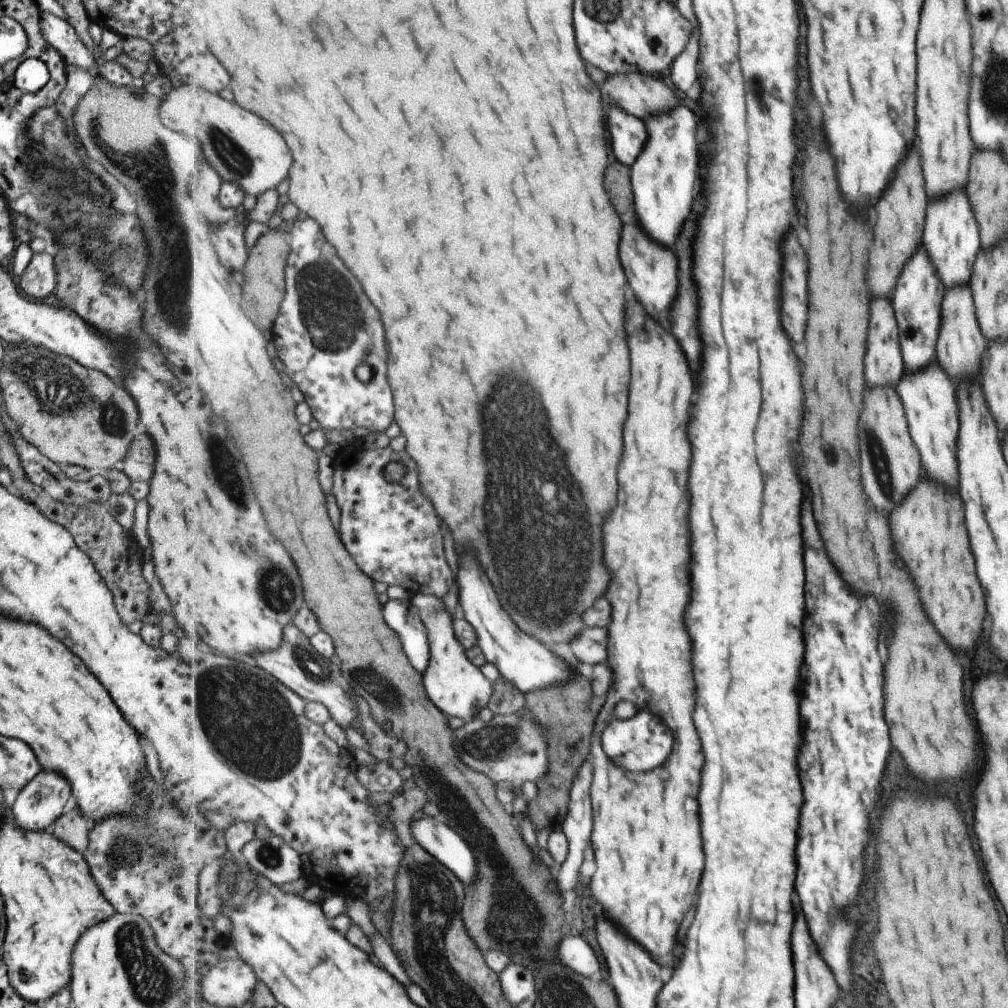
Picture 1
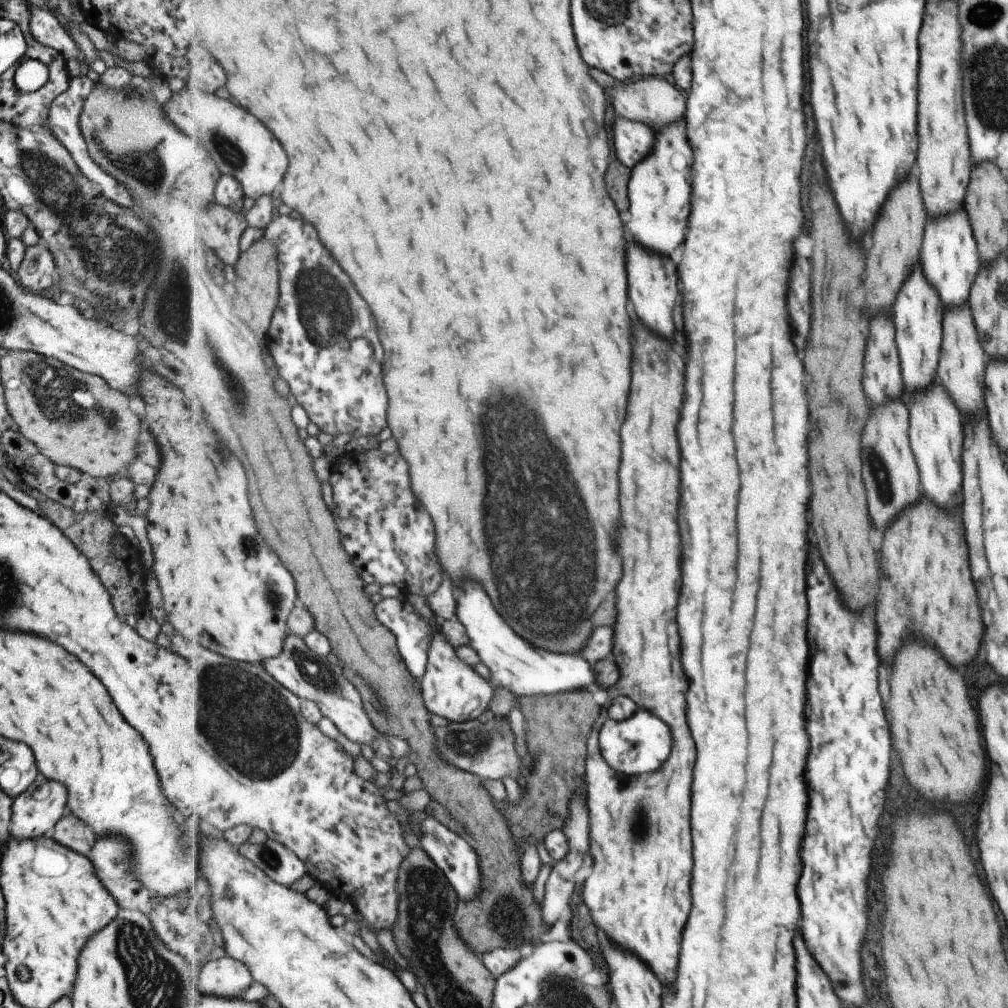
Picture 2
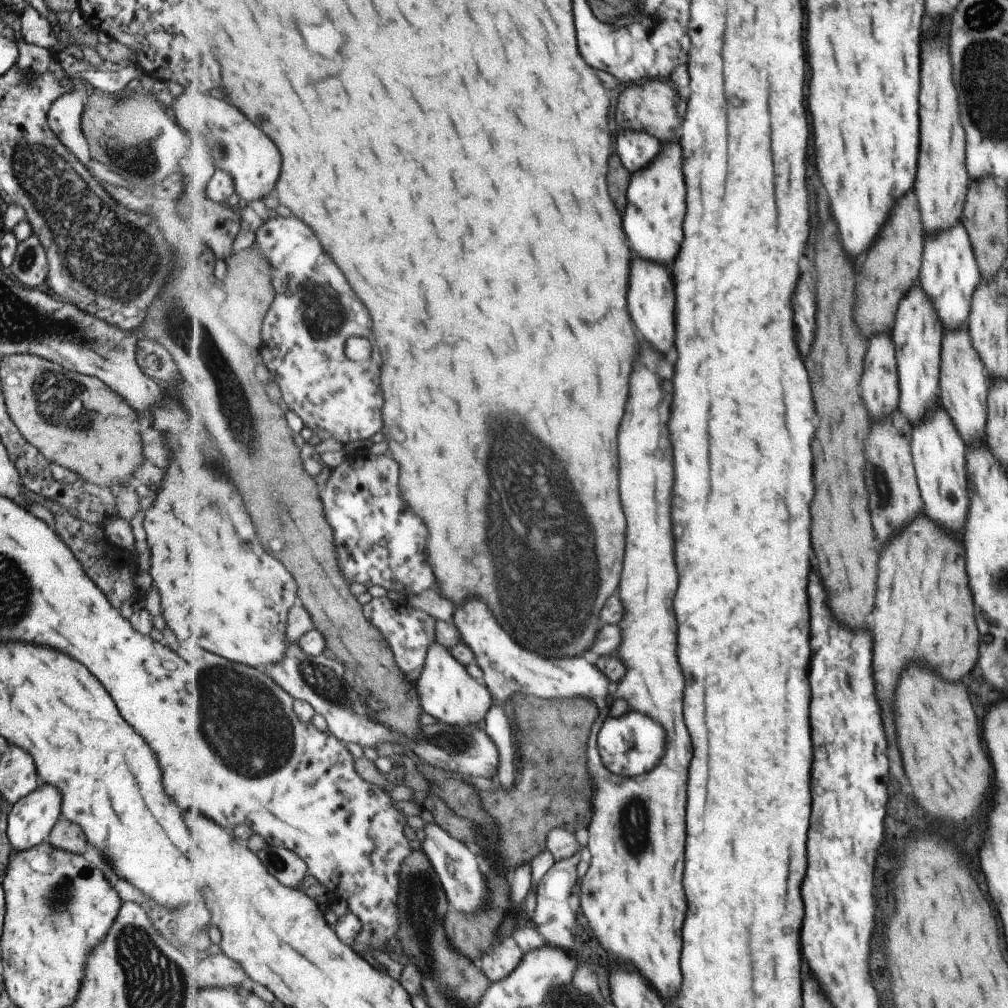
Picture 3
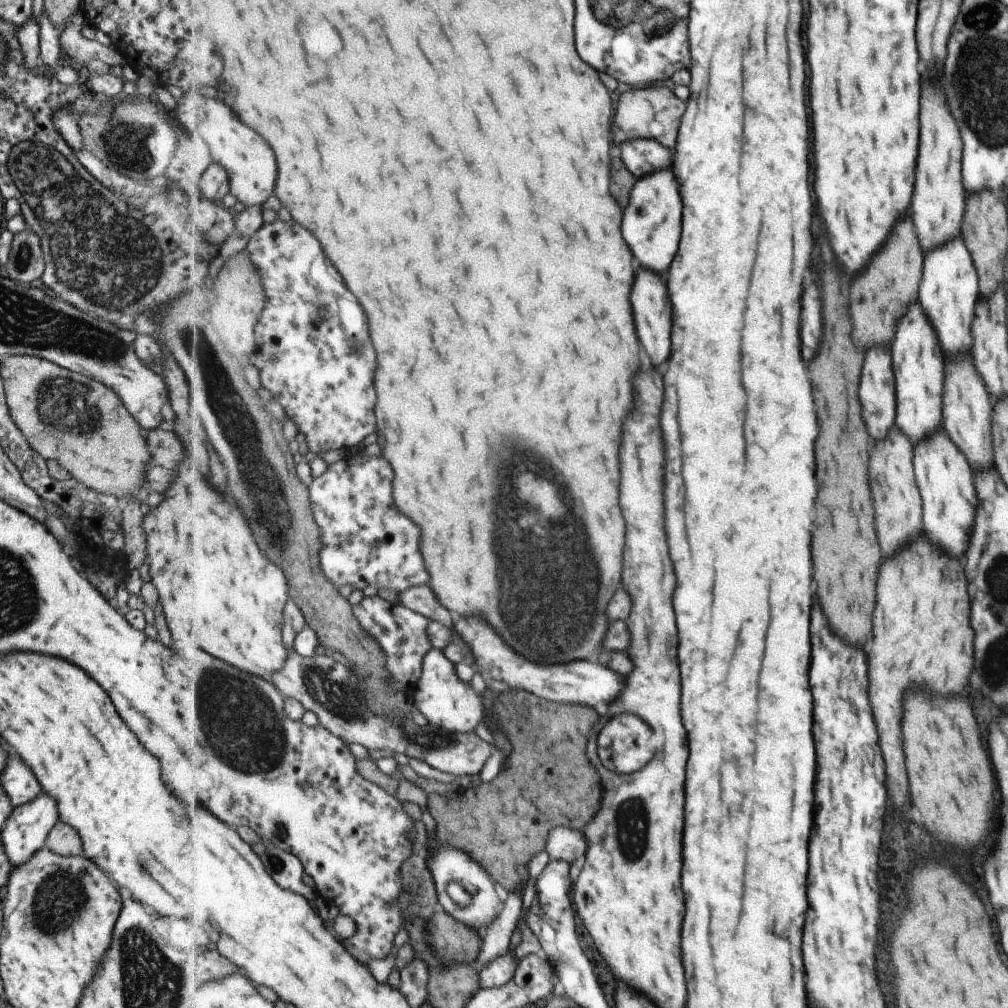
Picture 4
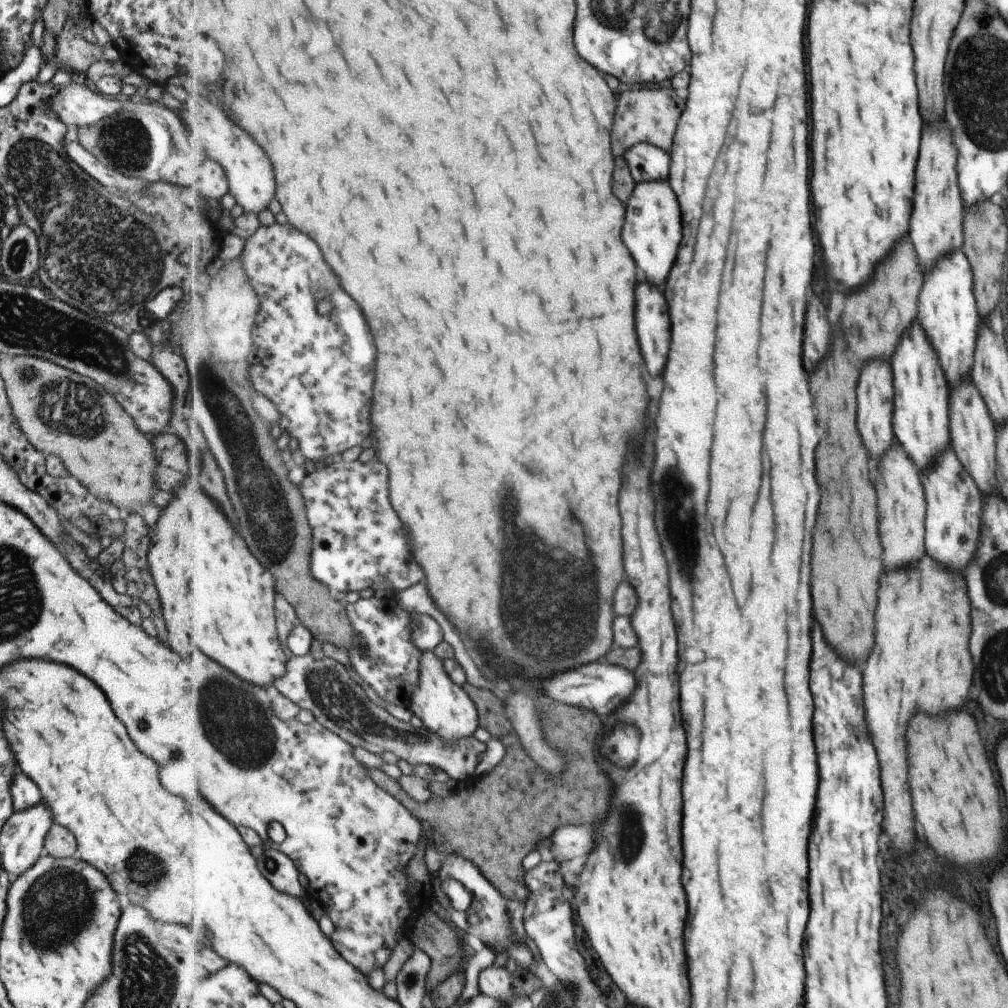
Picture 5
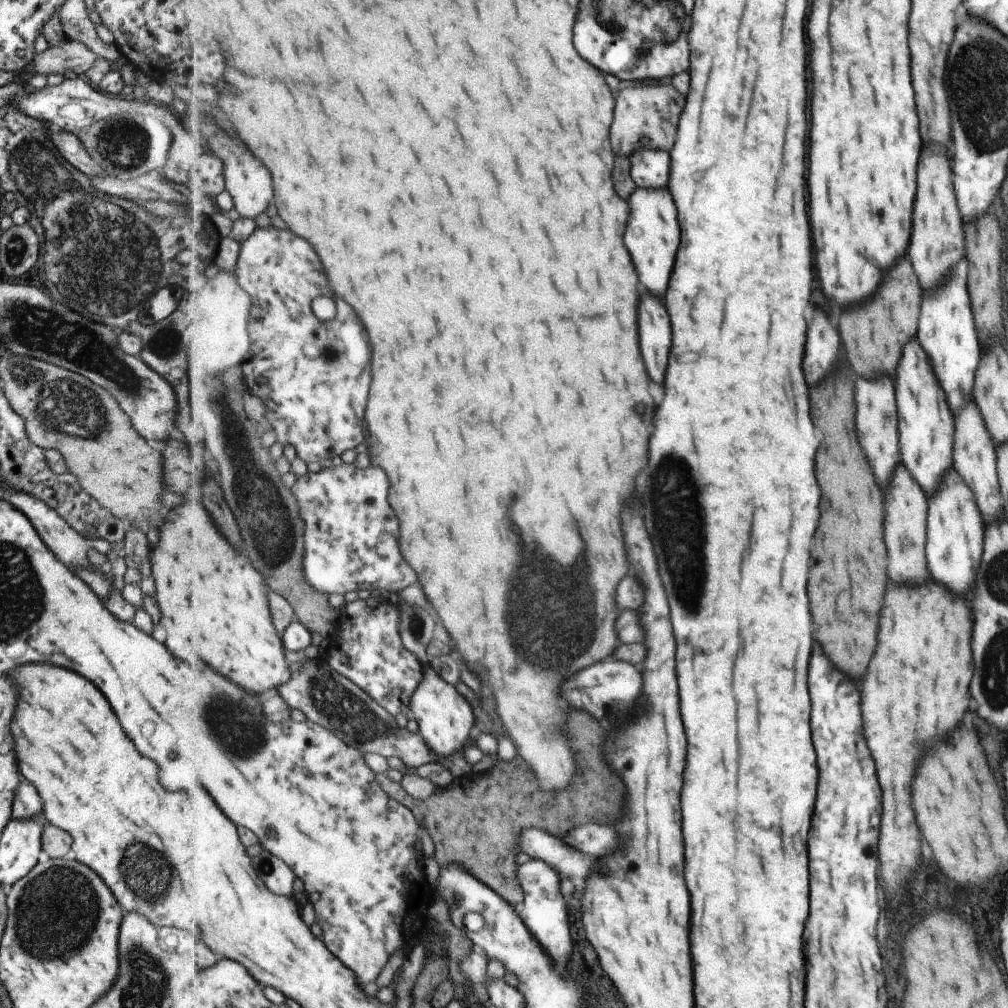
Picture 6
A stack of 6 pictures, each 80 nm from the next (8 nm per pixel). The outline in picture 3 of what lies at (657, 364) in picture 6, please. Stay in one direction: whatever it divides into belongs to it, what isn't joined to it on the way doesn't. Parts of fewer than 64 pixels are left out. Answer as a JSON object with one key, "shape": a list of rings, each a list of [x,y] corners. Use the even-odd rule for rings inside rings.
{"shape":[[[635,258],[631,282],[633,286],[629,290],[629,308],[633,310],[633,320],[639,324],[639,330],[653,346],[657,346],[657,350],[665,350],[665,354],[675,352],[675,284],[669,270],[651,260]]]}

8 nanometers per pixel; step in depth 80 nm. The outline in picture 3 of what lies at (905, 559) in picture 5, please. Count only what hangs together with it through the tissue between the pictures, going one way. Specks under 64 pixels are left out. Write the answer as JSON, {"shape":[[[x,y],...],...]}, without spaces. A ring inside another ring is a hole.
{"shape":[[[896,410],[888,417],[873,422],[869,430],[869,438],[865,437],[865,454],[869,454],[869,470],[865,470],[865,486],[869,491],[869,510],[873,510],[873,530],[877,530],[877,538],[881,542],[889,540],[895,530],[899,530],[905,522],[913,520],[923,509],[923,499],[920,497],[915,466],[911,453],[911,426],[908,420]]]}

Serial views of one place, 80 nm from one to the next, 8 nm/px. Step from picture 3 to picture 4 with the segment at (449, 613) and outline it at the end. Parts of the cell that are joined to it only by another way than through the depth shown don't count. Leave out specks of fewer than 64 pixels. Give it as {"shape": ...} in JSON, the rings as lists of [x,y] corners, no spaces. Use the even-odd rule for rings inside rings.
{"shape":[[[430,585],[411,587],[399,595],[401,603],[433,621],[445,623],[454,630],[455,615],[439,600]]]}

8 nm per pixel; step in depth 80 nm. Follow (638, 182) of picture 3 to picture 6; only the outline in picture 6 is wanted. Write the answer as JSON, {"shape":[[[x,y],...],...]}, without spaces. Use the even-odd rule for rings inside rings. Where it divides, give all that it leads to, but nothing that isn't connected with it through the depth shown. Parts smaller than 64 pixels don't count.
{"shape":[[[639,188],[631,200],[633,218],[629,220],[629,230],[625,234],[625,244],[637,262],[637,272],[641,274],[641,284],[651,290],[655,296],[663,296],[669,288],[669,280],[673,274],[675,258],[681,246],[681,226],[679,226],[679,212],[675,200],[669,190],[649,190]]]}

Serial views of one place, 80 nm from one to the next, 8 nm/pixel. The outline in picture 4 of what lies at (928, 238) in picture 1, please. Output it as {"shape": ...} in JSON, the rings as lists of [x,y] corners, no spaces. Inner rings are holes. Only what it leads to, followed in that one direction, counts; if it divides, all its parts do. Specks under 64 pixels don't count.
{"shape":[[[952,238],[947,244],[941,245],[939,250],[929,249],[925,253],[924,274],[920,286],[918,303],[927,315],[928,321],[937,330],[937,338],[941,343],[941,350],[946,352],[946,359],[954,359],[959,353],[969,354],[972,344],[971,324],[977,302],[977,275],[963,238]]]}

